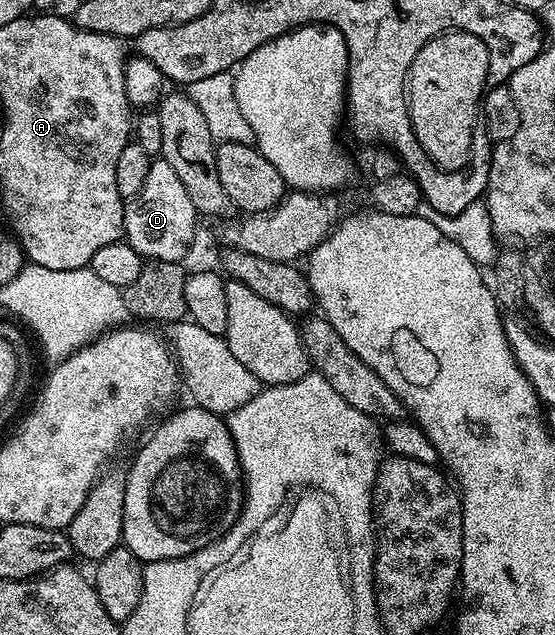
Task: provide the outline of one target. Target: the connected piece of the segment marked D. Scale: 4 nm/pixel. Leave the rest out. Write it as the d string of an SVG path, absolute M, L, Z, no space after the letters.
M156 159L146 171L146 183L142 183L142 191L127 198L123 240L148 261L183 262L196 237L196 220L198 214L194 203L190 203L190 195L186 187L182 187L174 167L170 167L170 163L163 159Z

